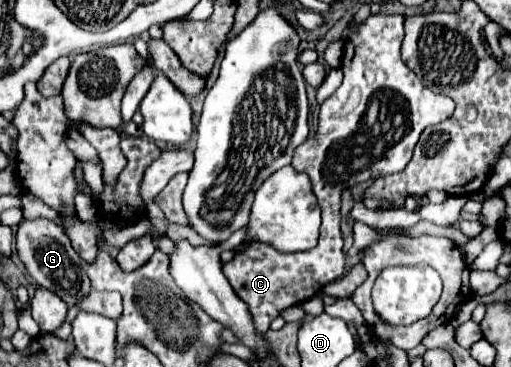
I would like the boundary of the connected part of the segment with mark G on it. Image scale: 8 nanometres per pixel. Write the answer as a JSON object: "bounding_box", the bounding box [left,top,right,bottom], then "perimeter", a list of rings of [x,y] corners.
{"bounding_box":[16,219,90,305],"perimeter":[[[32,219],[32,221],[20,221],[16,231],[16,249],[20,261],[26,265],[28,273],[36,279],[40,287],[46,287],[54,291],[58,297],[62,297],[68,305],[74,305],[78,299],[90,293],[90,279],[86,275],[86,263],[80,263],[80,255],[72,249],[70,239],[66,233],[50,219]]]}

